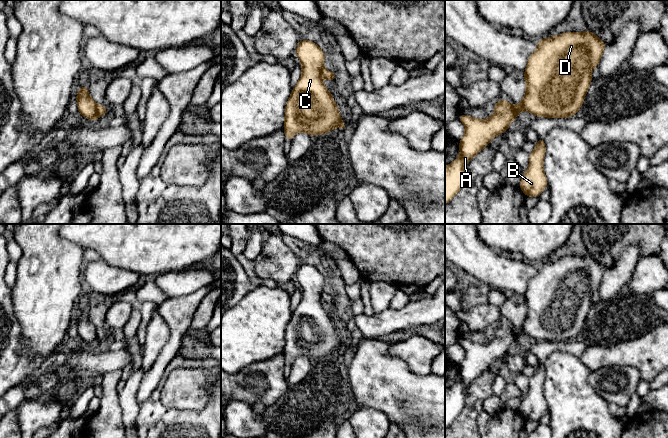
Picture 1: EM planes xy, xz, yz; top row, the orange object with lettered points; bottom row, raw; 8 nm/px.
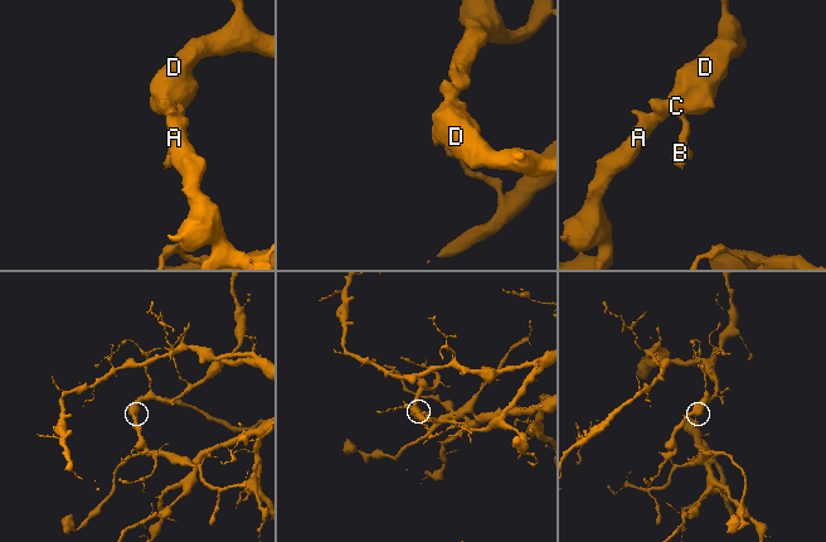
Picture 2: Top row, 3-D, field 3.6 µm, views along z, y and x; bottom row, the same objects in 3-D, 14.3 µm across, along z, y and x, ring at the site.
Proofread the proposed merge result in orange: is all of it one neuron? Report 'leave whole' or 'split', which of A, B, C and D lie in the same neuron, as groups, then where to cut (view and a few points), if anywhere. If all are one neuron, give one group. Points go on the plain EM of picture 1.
split; A C D / B; cut in xy along (97, 330), (98, 340)

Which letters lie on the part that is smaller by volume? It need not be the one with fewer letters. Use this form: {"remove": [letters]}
{"remove": ["B"]}

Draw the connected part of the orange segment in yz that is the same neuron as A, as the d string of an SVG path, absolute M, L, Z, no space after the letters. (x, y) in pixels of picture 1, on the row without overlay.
M566 256L537 265L538 271L527 285L524 296L526 316L518 330L499 323L495 326L494 338L488 343L475 343L461 338L458 340L465 350L465 358L459 365L461 379L445 391L445 428L450 426L463 410L466 401L465 389L493 361L508 354L512 345L517 342L517 334L527 334L535 341L568 342L580 334L588 312L591 309L591 295L598 291L606 268L593 256Z

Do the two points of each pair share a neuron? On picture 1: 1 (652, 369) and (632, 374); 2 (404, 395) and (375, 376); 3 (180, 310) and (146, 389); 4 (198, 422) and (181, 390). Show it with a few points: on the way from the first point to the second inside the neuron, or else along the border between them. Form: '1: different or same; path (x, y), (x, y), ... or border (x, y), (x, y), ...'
1: different; border (616, 366), (633, 366), (641, 378)
2: same; path (397, 392), (382, 381)
3: same; path (177, 330), (175, 341), (158, 369)
4: different; border (210, 398), (201, 409), (173, 409), (168, 407)

